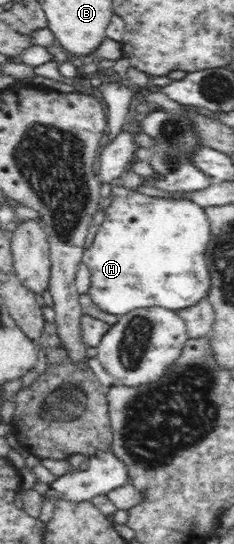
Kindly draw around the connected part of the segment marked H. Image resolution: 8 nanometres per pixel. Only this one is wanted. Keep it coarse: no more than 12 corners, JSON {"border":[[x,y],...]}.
{"border":[[106,187],[82,254],[119,316],[211,288],[211,225],[187,197]]}

